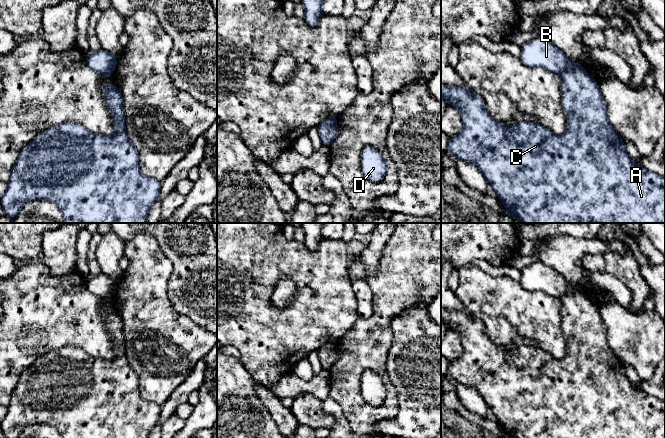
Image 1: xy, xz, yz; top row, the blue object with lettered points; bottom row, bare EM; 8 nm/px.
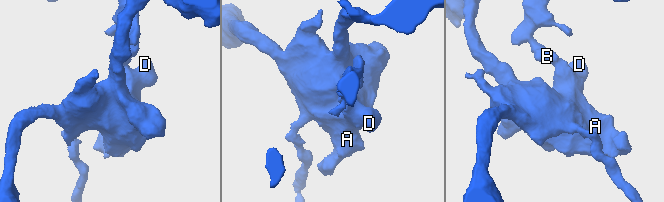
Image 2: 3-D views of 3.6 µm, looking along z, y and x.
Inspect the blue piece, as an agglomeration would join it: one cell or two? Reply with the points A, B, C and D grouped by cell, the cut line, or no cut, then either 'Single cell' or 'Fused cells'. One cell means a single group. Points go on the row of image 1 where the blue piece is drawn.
Groups: A C D / B. Split along yz (569, 62), (560, 74). Fused cells

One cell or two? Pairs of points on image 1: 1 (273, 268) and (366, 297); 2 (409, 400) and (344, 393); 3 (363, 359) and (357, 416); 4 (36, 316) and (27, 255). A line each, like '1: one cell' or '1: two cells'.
1: two cells
2: two cells
3: one cell
4: two cells

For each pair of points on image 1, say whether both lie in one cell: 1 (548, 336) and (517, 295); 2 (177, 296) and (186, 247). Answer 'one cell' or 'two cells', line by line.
1: one cell
2: one cell

